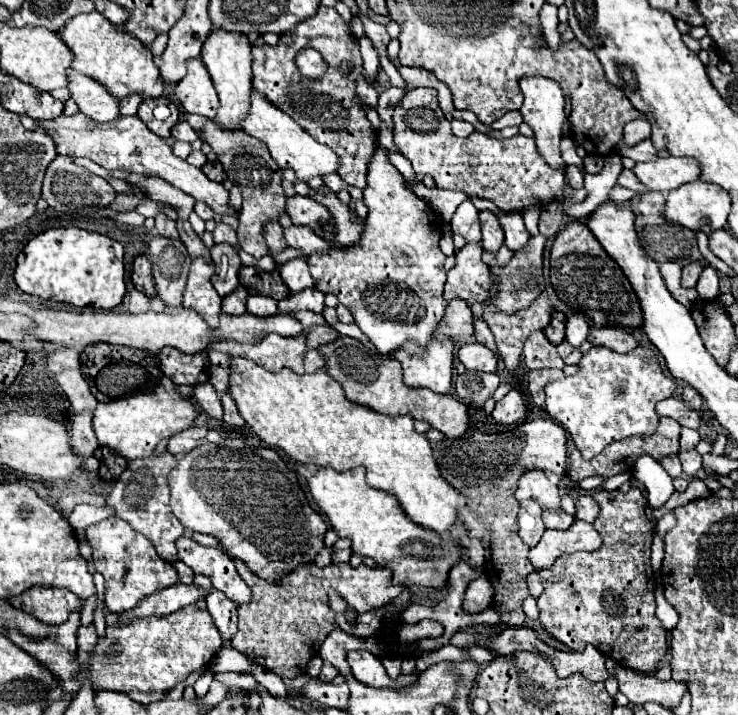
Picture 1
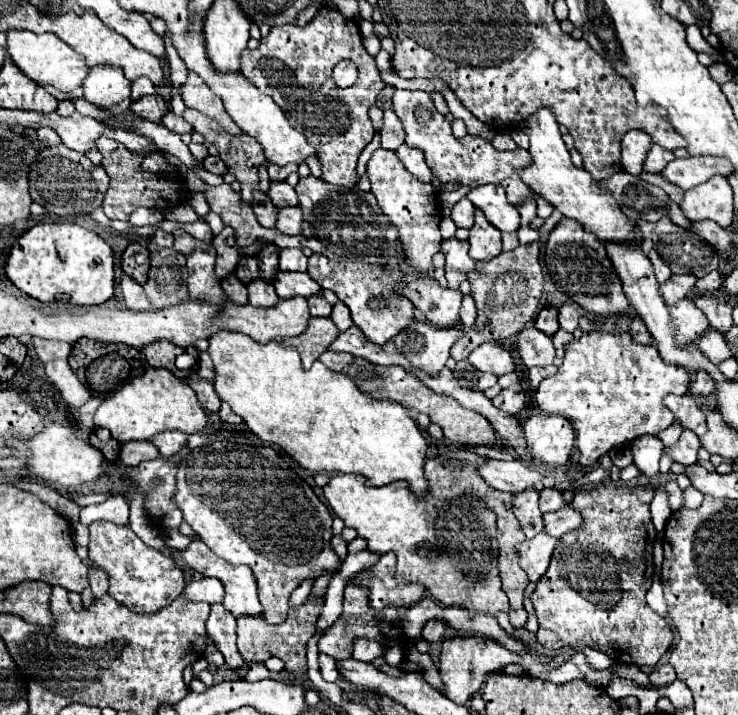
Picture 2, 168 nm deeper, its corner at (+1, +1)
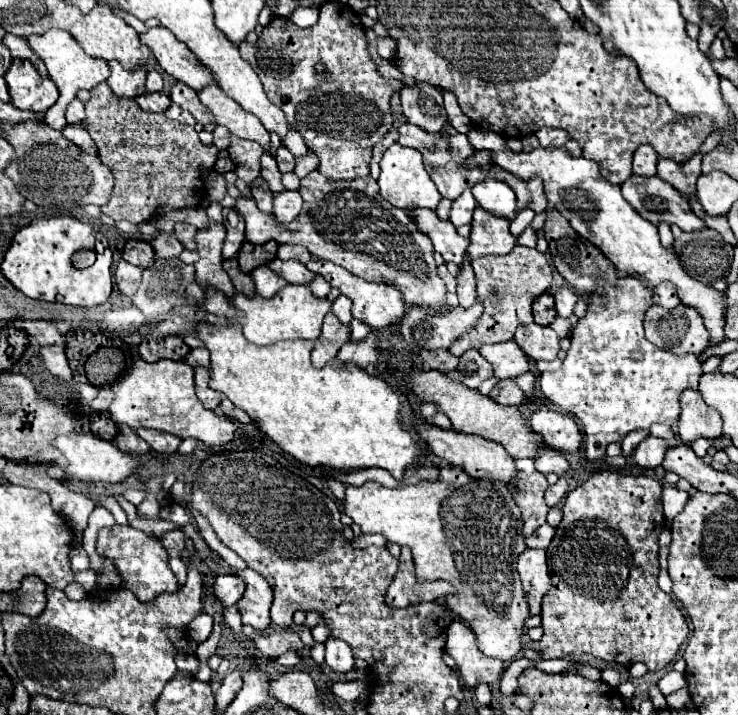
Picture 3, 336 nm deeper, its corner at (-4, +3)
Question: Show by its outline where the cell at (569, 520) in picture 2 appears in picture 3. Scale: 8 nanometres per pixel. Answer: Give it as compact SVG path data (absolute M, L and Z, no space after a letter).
M544 523L534 535L526 537L526 547L540 547L540 549L546 549L546 547L550 545L552 537L554 537L554 527L550 527L550 525Z

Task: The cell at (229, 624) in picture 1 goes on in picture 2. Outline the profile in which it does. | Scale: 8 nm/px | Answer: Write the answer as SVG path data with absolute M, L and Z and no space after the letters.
M221 603L211 605L211 615L207 619L207 635L215 643L215 647L223 653L227 667L235 669L243 665L243 657L237 651L237 633L235 633L235 617Z

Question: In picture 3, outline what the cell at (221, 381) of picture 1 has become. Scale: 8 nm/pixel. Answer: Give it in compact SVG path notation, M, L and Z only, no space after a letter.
M204 347L192 349L190 355L184 357L184 361L186 361L188 365L192 365L192 367L206 367L206 369L210 369L210 353L208 353Z

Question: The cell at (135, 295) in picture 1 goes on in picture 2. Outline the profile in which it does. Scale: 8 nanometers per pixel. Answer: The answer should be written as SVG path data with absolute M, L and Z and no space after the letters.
M129 275L121 277L121 291L123 291L123 299L125 299L129 309L145 311L145 309L153 307L151 301L147 301L147 295L143 293L143 287L139 283L135 283Z

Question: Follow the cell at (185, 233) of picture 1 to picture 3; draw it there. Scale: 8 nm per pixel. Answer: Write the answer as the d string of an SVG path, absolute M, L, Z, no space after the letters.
M176 223L174 227L174 235L180 239L180 243L186 247L186 249L196 249L196 243L194 243L194 235L196 235L196 227L188 225L188 223Z

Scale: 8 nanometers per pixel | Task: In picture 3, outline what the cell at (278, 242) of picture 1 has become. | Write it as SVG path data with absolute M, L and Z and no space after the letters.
M258 177L256 183L252 183L250 187L252 187L252 197L260 207L260 211L272 213L272 191L268 191L268 185L264 183L264 179Z

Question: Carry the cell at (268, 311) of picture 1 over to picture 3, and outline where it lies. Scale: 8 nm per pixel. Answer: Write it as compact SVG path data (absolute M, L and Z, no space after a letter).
M266 265L256 267L252 271L252 277L254 277L254 283L256 283L256 293L260 297L274 297L286 285L284 279L280 279L280 275L276 275Z

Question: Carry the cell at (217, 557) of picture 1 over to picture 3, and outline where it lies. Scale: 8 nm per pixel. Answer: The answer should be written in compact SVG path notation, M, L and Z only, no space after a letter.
M252 569L238 571L238 575L246 581L246 593L236 603L242 615L242 623L250 625L258 631L264 631L272 625L270 621L270 605L272 605L272 589L270 585L260 577L260 573Z

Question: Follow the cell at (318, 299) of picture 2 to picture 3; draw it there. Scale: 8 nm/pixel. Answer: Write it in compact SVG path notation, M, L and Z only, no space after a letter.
M314 277L312 279L312 285L310 285L310 289L312 289L312 293L316 295L316 297L326 297L328 295L328 291L330 291L330 285L322 279L322 277Z

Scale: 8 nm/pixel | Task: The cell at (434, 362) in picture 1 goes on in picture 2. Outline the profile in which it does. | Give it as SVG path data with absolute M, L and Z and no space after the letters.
M413 323L409 329L403 329L393 343L395 349L409 359L413 369L425 371L433 377L445 367L449 351L459 337L463 337L459 327L439 329L427 323Z

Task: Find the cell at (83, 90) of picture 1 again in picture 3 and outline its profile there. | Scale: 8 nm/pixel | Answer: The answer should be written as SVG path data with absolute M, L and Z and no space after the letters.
M110 61L110 79L108 85L118 97L136 97L146 93L146 67L138 67L134 71L126 71L118 61Z

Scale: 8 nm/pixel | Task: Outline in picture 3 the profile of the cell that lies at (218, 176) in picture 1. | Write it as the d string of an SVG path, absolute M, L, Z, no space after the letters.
M220 151L220 153L218 153L218 161L216 161L216 165L214 165L214 171L218 171L218 173L234 171L234 161L230 159L228 151Z

